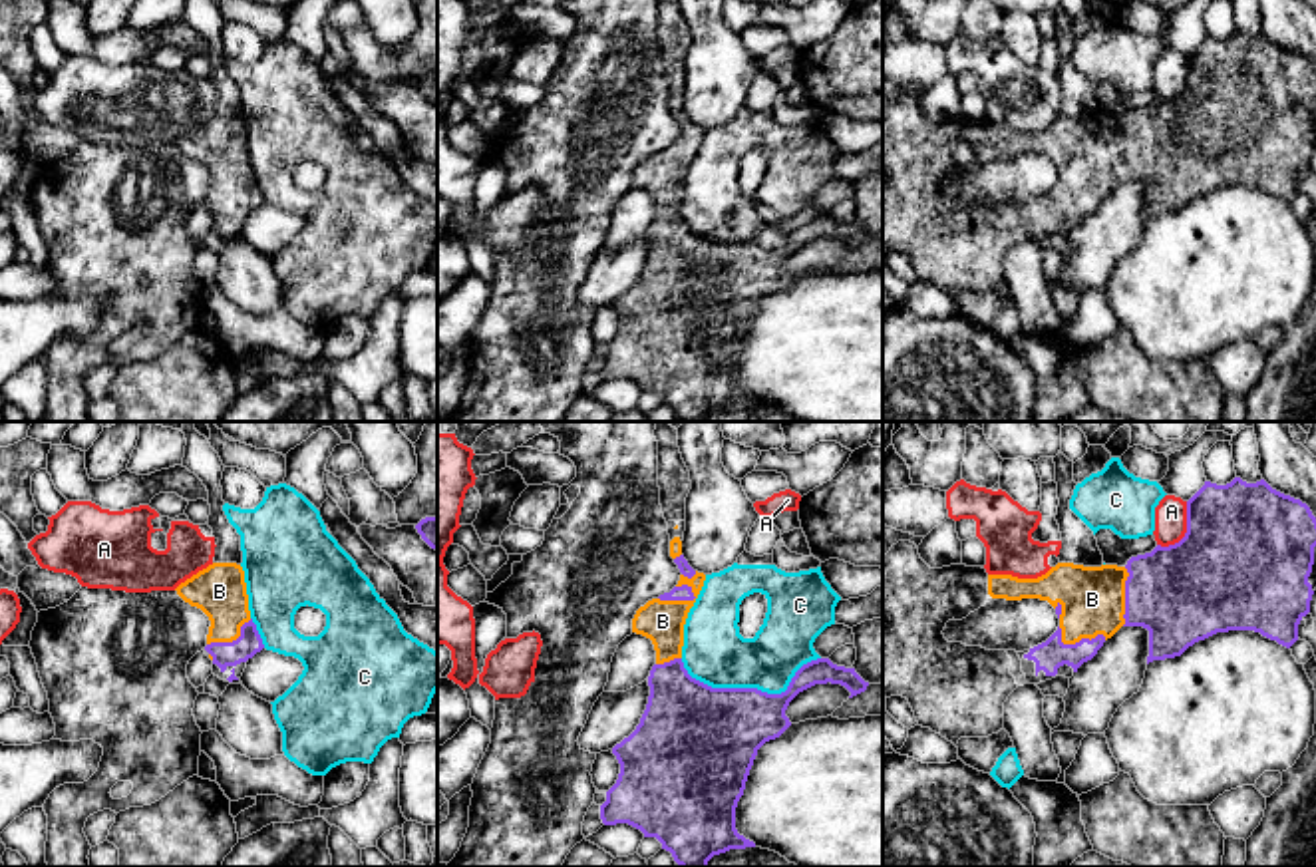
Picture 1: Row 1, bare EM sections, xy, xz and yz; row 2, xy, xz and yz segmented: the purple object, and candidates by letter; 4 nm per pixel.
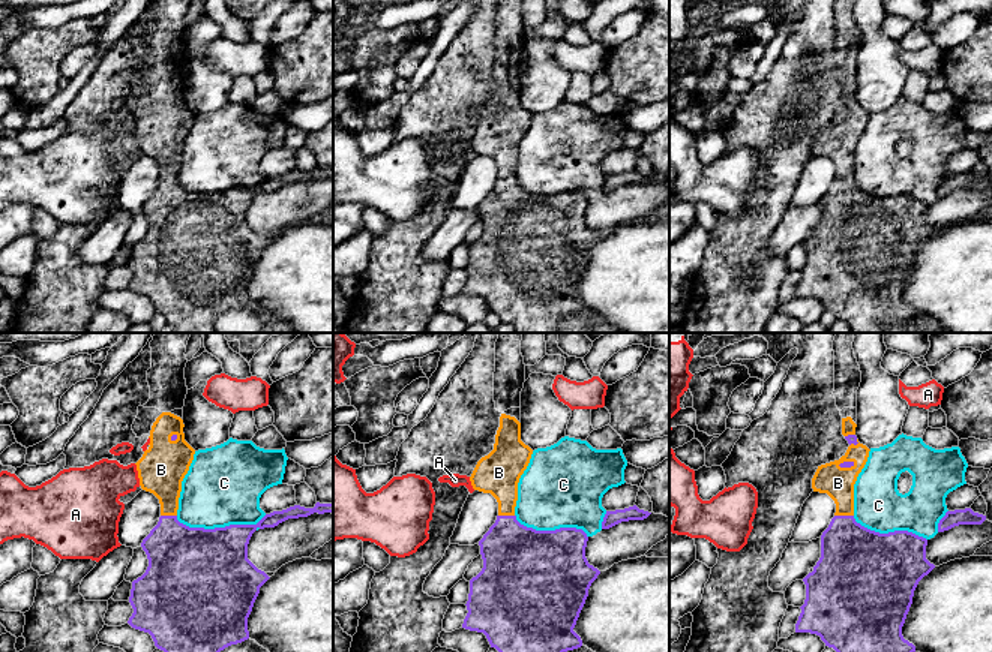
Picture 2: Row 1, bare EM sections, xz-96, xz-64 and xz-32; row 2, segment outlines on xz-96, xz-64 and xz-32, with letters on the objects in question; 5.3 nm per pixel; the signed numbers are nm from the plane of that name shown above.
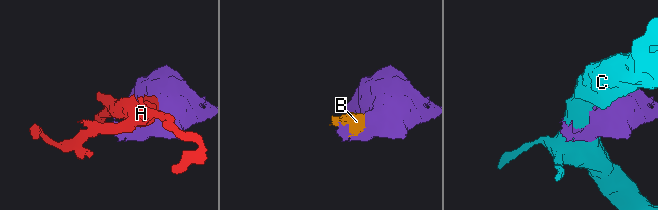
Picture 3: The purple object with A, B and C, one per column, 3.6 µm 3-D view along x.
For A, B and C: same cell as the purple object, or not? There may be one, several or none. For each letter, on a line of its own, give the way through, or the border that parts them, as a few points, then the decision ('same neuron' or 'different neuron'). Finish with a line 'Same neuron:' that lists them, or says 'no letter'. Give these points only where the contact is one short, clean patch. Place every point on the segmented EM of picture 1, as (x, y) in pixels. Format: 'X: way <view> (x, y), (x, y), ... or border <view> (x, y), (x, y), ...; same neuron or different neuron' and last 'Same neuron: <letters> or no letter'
A: border yz (1187, 502), (1187, 531), (1173, 543), (1157, 545); different neuron
B: same neuron
C: different neuron
Same neuron: B

